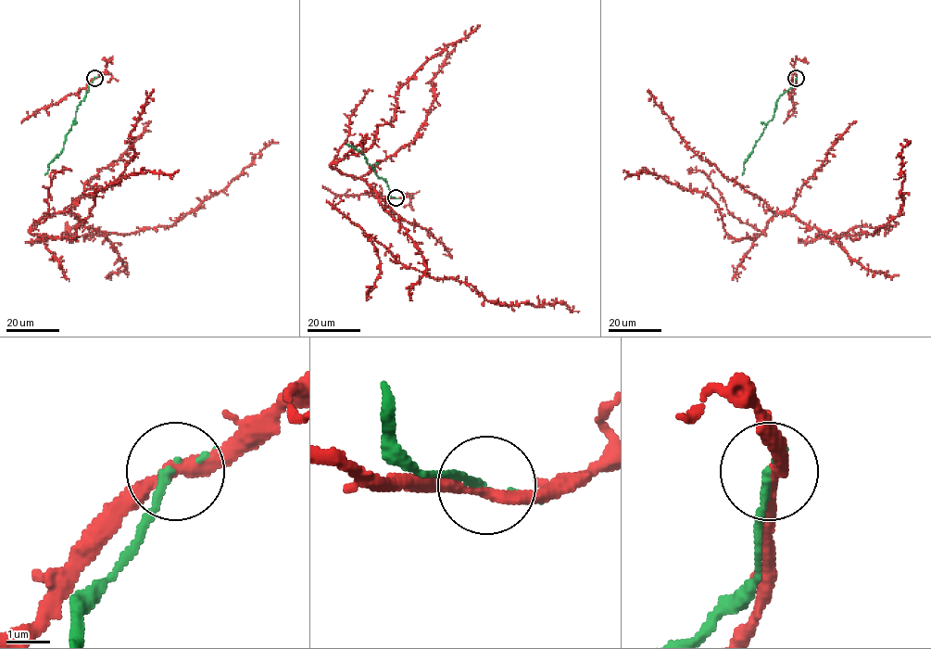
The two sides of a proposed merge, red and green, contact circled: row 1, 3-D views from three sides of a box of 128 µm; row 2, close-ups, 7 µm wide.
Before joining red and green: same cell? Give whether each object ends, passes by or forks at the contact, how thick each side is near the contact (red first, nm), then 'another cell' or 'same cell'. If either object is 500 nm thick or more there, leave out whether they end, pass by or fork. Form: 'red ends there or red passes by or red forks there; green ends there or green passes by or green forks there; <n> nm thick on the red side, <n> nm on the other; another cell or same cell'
red passes by; green passes by; 280 nm thick on the red side, 140 nm on the other; another cell

